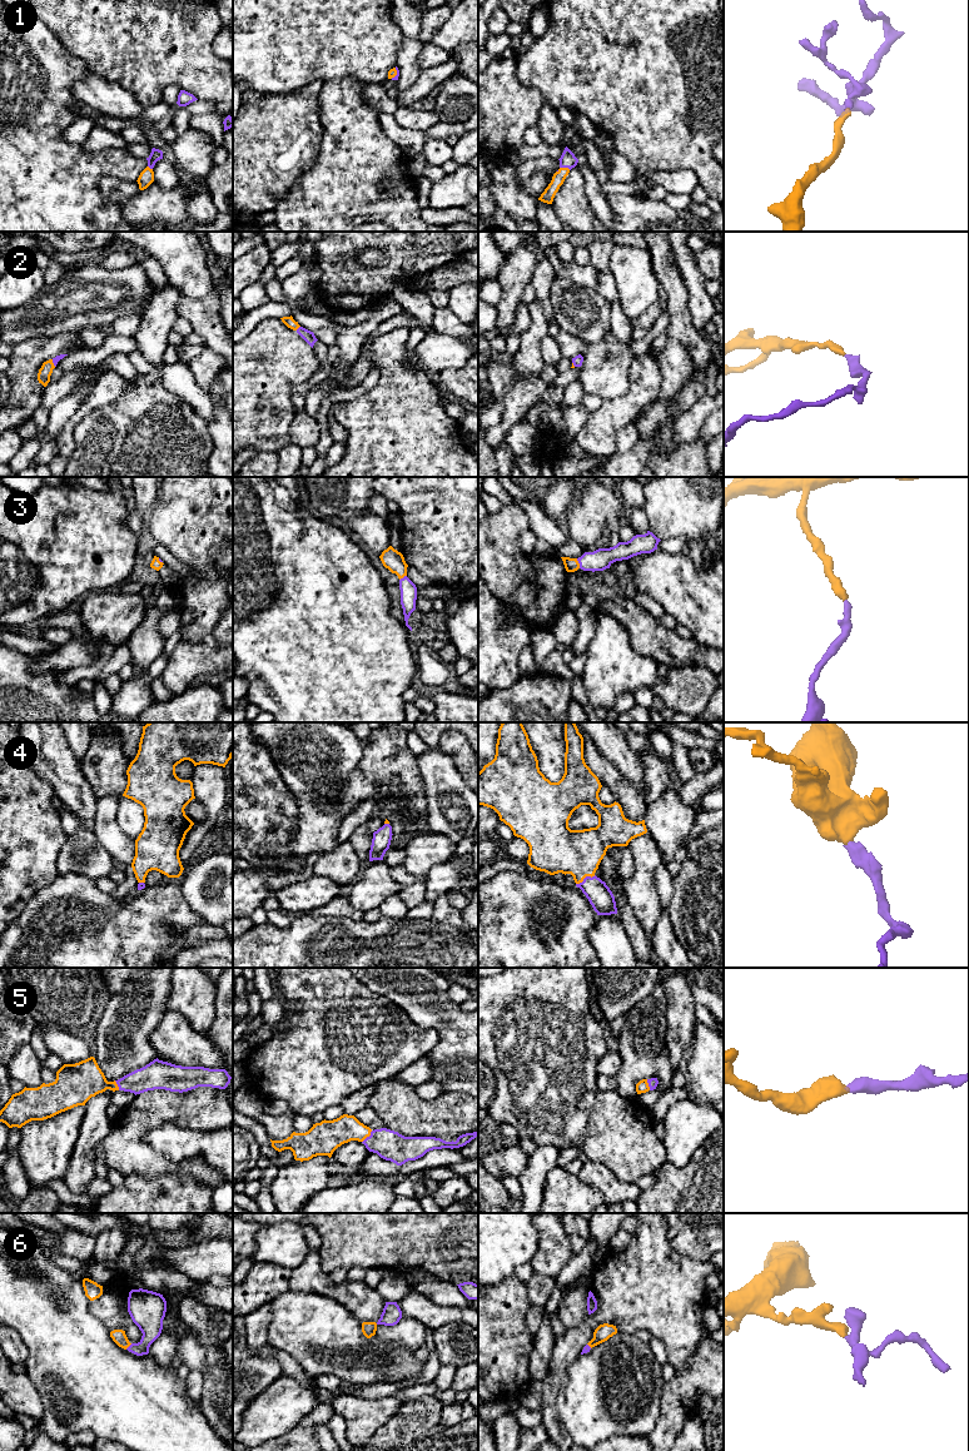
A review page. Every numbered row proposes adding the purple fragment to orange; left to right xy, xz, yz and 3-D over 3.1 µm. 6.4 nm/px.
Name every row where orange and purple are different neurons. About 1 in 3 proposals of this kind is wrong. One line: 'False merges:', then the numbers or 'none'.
False merges: none

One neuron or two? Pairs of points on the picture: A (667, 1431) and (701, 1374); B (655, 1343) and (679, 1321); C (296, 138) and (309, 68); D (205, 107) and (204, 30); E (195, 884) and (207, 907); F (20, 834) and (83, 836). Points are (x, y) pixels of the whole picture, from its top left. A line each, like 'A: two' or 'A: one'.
A: one
B: two
C: two
D: two
E: one
F: two

